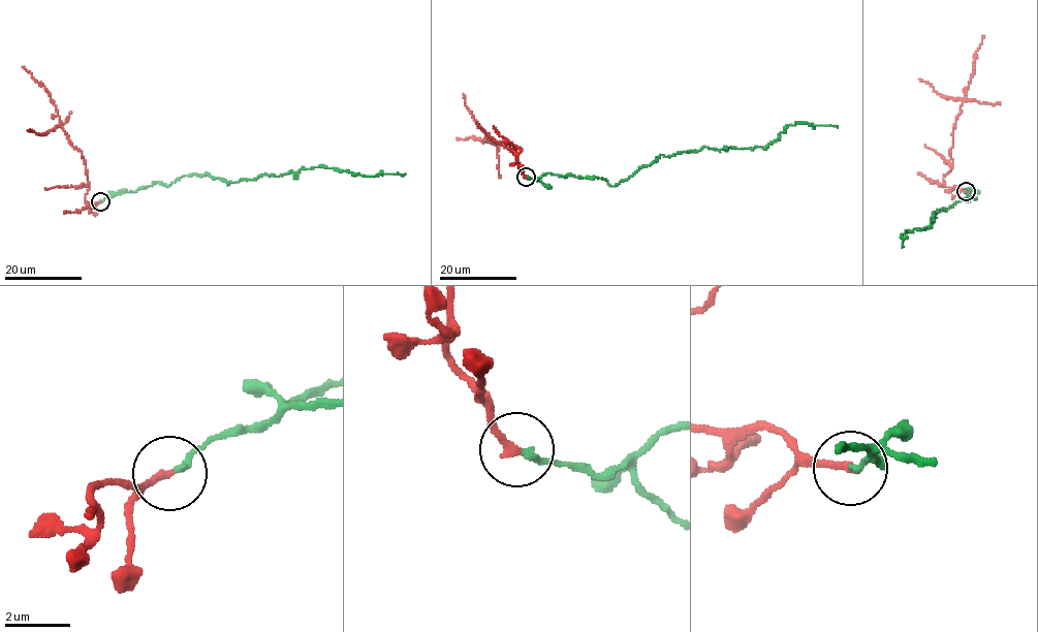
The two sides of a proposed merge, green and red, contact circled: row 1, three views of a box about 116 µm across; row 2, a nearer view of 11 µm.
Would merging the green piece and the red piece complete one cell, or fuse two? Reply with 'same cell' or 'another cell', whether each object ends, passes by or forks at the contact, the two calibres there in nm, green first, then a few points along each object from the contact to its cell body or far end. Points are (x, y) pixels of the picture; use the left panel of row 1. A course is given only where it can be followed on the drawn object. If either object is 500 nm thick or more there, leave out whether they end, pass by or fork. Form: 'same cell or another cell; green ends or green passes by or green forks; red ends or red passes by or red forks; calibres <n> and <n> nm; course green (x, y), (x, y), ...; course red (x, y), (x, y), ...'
another cell; green ends; red ends; calibres 180 and 240 nm; course green (100, 202), (157, 182), (170, 185), (193, 174), (232, 182), (323, 166), (365, 176), (406, 174); course red (100, 202), (90, 207), (85, 199), (89, 186), (81, 153), (62, 127), (50, 94), (22, 66)

